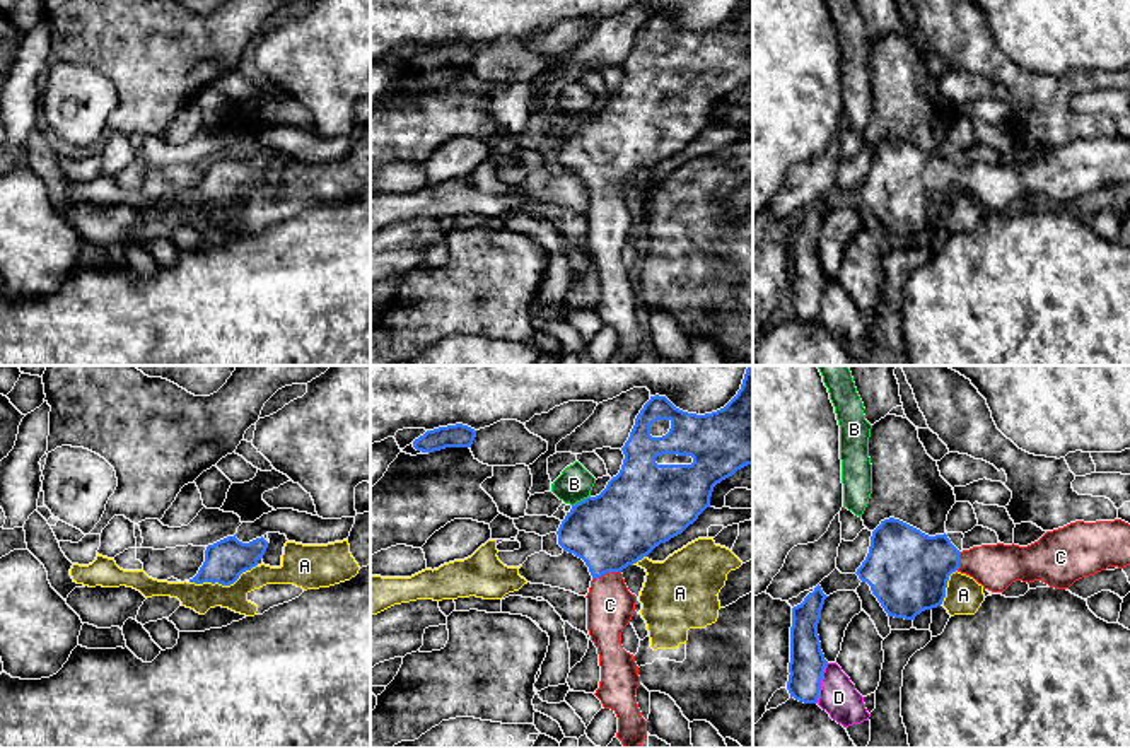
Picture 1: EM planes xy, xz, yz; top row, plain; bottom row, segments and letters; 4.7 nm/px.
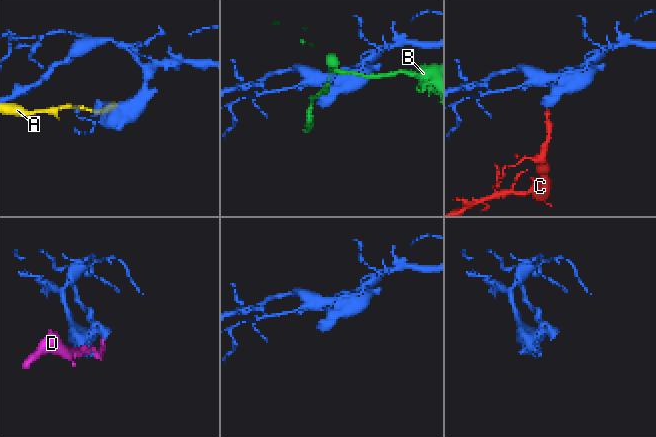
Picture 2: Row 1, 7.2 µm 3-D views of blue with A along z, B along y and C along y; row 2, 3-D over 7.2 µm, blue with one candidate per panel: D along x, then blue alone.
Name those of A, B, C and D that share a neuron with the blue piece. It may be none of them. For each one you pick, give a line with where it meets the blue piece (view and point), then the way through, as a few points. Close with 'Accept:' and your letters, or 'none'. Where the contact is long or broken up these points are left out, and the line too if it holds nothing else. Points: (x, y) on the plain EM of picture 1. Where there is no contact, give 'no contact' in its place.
C: meets blue in xz at (606, 190); runs through xz (617, 146), (606, 163), (606, 190), (610, 222)
Accept: C

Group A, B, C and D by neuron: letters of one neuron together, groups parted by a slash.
A / B / C / D

